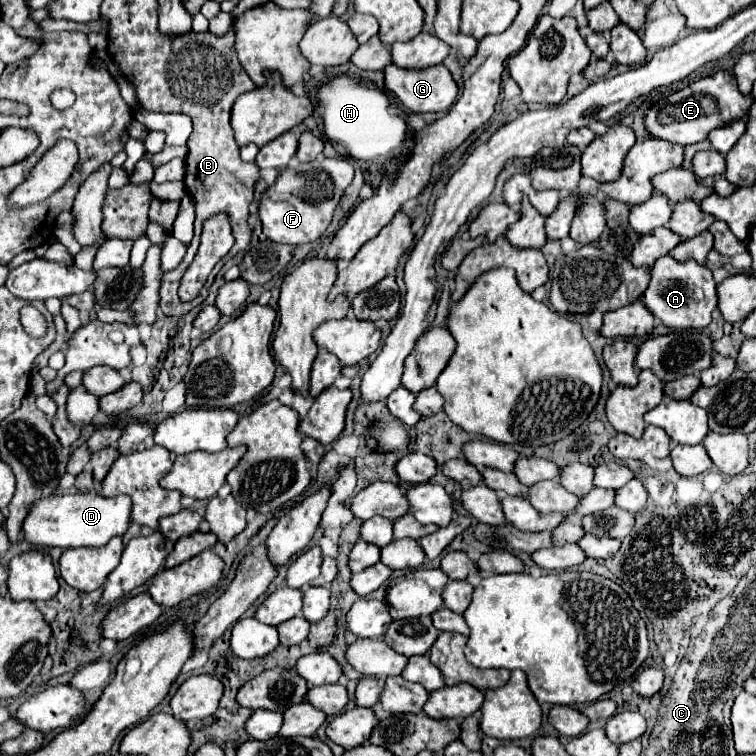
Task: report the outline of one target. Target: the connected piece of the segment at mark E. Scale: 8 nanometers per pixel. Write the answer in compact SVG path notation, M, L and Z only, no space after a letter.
M718 71L710 77L690 83L688 87L674 91L672 95L664 97L662 101L650 105L644 111L644 125L652 137L684 147L684 145L704 141L708 131L712 131L716 127L724 127L728 123L742 119L748 113L750 101L752 101L750 95L742 95L738 91L736 77L732 73Z

